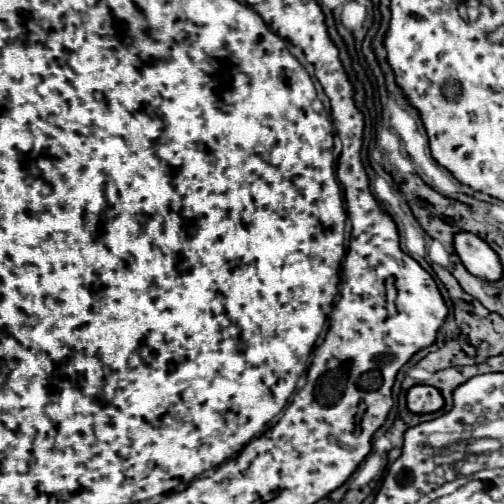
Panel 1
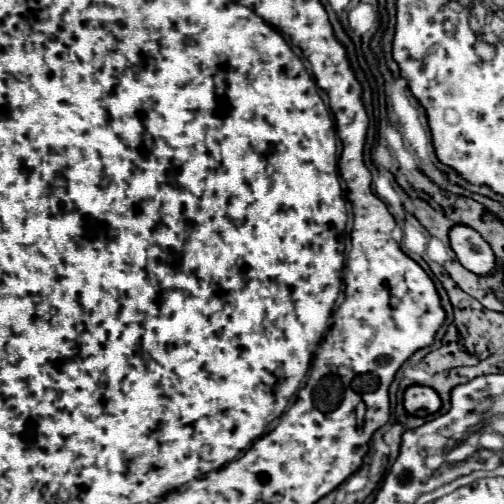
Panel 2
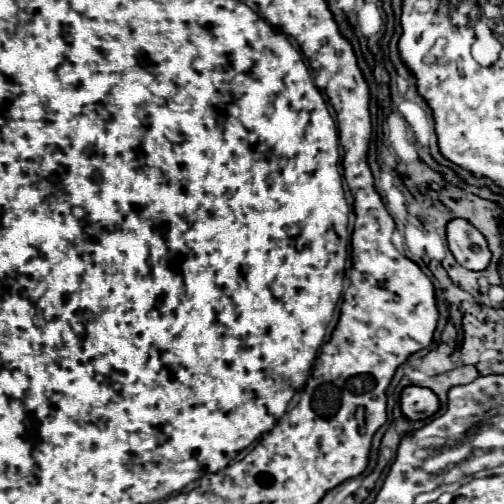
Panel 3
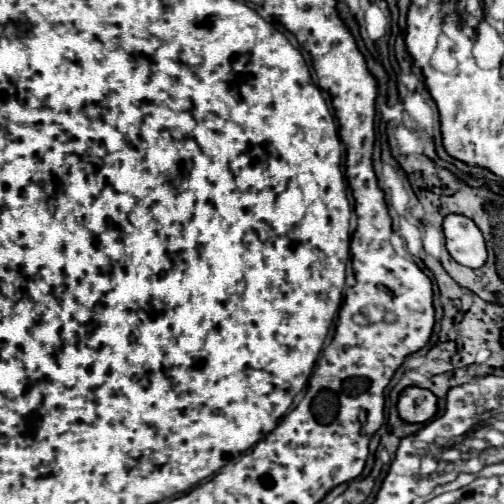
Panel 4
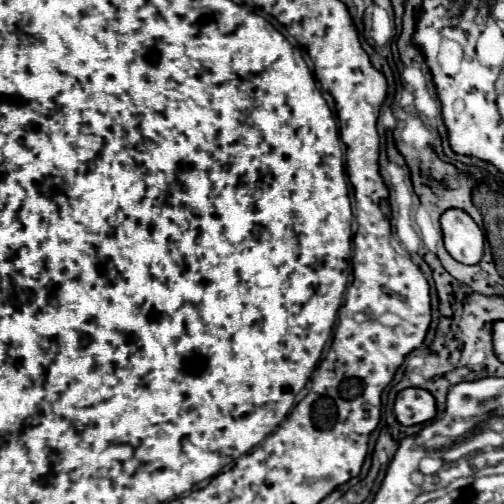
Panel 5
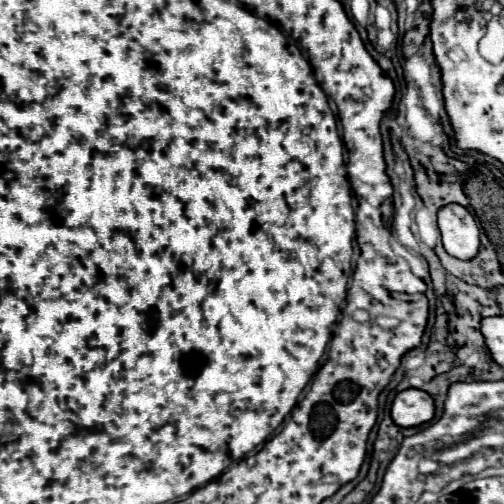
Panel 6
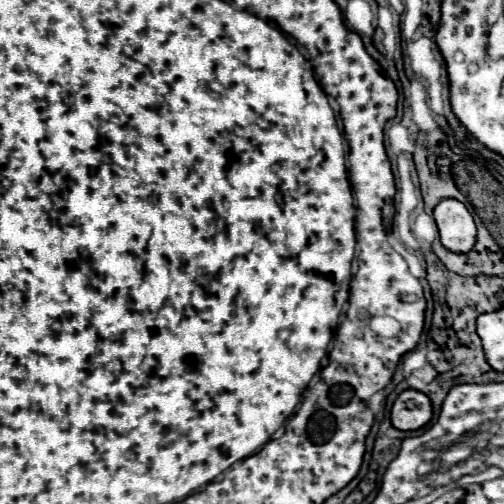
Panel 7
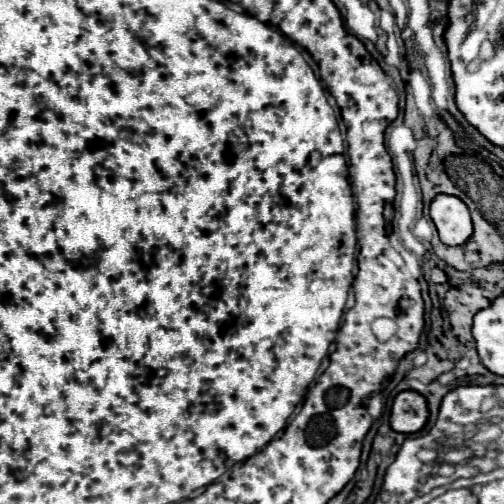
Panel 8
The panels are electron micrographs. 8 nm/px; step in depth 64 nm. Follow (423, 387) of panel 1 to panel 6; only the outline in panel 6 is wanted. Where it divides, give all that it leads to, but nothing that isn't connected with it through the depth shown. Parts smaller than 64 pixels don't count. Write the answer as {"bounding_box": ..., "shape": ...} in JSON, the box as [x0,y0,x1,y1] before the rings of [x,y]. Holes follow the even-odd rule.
{"bounding_box":[392,388,434,428],"shape":[[[408,388],[394,398],[392,420],[402,428],[420,426],[434,418],[434,400],[428,392]]]}

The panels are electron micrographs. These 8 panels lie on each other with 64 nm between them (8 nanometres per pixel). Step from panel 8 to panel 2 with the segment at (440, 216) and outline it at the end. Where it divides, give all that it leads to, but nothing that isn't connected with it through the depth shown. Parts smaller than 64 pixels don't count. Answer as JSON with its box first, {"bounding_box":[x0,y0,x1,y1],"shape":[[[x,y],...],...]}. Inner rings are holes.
{"bounding_box":[450,226,496,276],"shape":[[[454,226],[450,230],[450,244],[452,250],[456,252],[460,264],[478,274],[478,276],[488,276],[496,270],[496,256],[488,242],[472,228],[468,226]]]}

